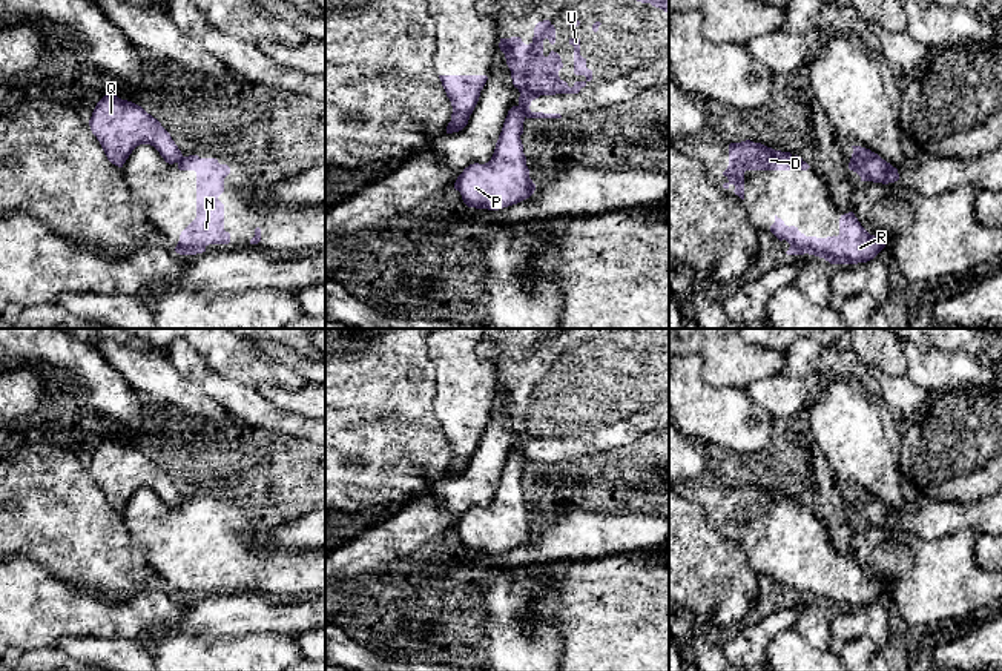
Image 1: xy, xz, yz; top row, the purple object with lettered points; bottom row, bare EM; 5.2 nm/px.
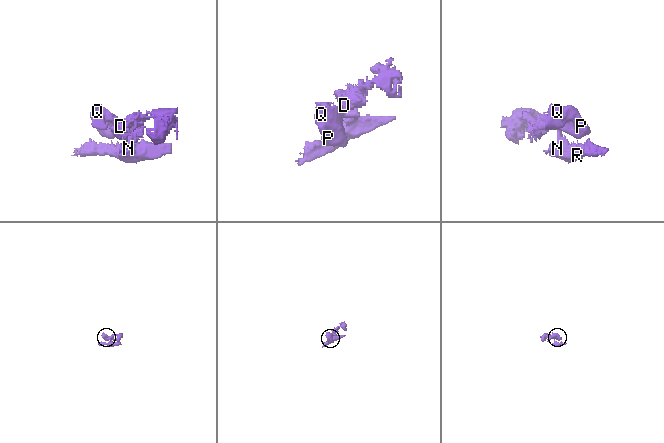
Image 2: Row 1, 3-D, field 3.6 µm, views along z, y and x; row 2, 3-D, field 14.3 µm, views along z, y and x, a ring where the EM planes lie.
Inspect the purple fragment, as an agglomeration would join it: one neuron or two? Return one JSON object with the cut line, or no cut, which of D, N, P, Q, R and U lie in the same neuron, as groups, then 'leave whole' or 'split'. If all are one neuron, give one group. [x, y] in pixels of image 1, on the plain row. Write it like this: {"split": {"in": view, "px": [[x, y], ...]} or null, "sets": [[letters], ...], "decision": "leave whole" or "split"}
{"split": {"in": "xz", "px": [[519, 449], [527, 459]]}, "sets": [["D", "N", "R", "U"], ["P", "Q"]], "decision": "split"}

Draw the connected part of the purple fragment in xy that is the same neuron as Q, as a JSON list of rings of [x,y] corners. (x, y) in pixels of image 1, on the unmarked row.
[[[104,439],[97,447],[89,470],[107,504],[118,511],[123,511],[140,488],[153,490],[169,508],[183,502],[170,478],[157,462],[141,450],[117,439]]]

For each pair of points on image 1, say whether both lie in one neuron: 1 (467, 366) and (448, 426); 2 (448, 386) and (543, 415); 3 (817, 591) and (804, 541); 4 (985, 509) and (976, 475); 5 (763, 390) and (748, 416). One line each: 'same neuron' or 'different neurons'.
1: same neuron
2: different neurons
3: same neuron
4: different neurons
5: different neurons

